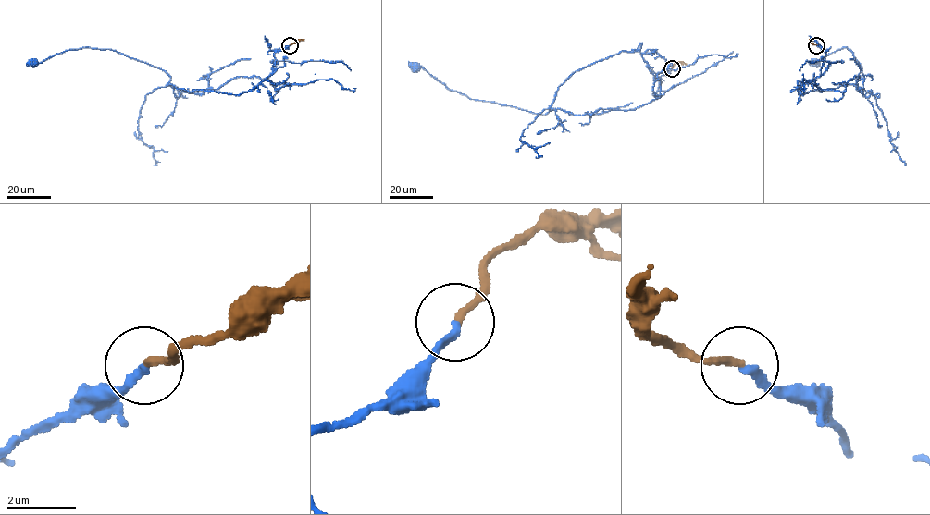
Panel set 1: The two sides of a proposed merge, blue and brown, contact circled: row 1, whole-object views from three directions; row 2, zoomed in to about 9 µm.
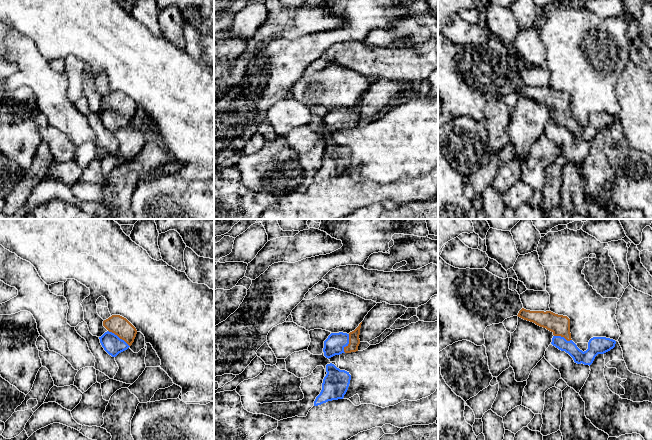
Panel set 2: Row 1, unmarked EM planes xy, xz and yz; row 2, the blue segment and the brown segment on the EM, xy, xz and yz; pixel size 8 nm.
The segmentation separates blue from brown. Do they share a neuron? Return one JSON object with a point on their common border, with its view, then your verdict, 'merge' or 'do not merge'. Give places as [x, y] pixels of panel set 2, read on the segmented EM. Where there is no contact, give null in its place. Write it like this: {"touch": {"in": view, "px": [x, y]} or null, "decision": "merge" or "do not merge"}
{"touch": {"in": "xy", "px": [118, 337]}, "decision": "merge"}

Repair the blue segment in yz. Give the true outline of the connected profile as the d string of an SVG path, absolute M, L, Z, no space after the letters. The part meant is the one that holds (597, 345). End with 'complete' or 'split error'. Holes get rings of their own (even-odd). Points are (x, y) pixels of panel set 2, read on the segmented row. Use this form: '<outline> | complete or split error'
M522 308L518 317L533 322L553 333L551 344L568 353L577 364L591 365L598 354L604 354L615 347L616 341L606 337L593 337L586 351L580 350L571 339L570 319L551 311L530 311Z | split error

